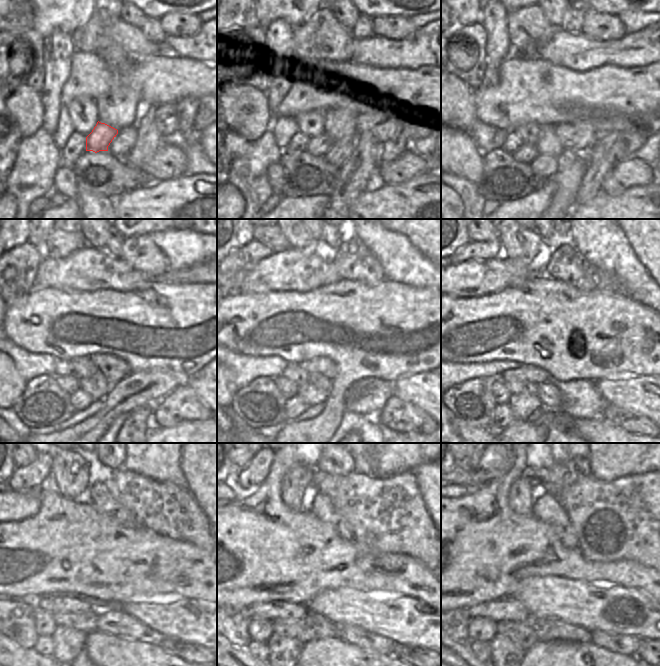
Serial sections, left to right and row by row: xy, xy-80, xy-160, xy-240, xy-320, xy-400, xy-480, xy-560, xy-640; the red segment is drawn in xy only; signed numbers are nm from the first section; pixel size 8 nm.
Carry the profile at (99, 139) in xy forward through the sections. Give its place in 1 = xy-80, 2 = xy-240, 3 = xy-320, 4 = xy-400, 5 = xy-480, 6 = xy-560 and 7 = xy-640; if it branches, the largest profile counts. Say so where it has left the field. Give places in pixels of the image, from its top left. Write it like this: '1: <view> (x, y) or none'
1: xy-80 (319, 145)
2: xy-240 (69, 383)
3: xy-320 (288, 388)
4: xy-400 (501, 395)
5: xy-480 (45, 625)
6: xy-560 (259, 629)
7: xy-640 (481, 629)

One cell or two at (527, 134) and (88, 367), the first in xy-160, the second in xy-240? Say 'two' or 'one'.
one

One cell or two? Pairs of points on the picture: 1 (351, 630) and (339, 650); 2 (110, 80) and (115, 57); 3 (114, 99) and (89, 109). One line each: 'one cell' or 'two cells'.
1: two cells
2: two cells
3: two cells

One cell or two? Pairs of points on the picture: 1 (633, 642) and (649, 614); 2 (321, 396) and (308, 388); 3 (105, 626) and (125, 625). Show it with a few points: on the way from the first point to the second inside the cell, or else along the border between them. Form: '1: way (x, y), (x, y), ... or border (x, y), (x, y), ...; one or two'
1: border (614, 634), (632, 634), (643, 639); two
2: way (318, 396), (311, 391); one
3: way (110, 626), (120, 625); one

